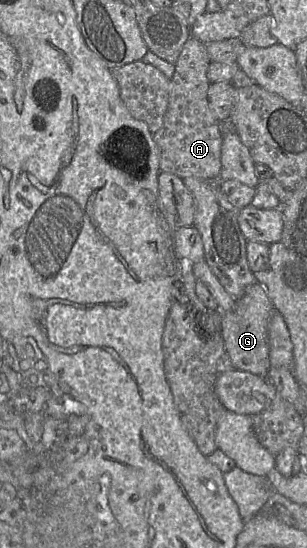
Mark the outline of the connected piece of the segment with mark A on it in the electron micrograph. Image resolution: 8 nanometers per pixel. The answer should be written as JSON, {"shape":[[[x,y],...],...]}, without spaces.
{"shape":[[[190,37],[182,48],[170,80],[169,102],[163,126],[153,134],[160,152],[161,172],[172,173],[181,179],[220,179],[223,134],[220,121],[211,111],[207,98],[211,84],[207,77],[210,63],[205,44]]]}

